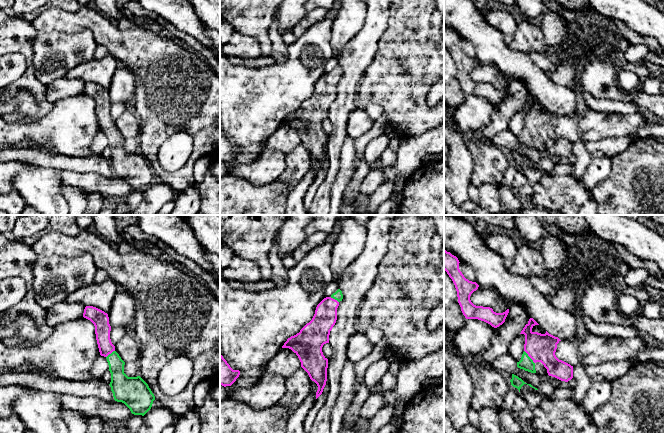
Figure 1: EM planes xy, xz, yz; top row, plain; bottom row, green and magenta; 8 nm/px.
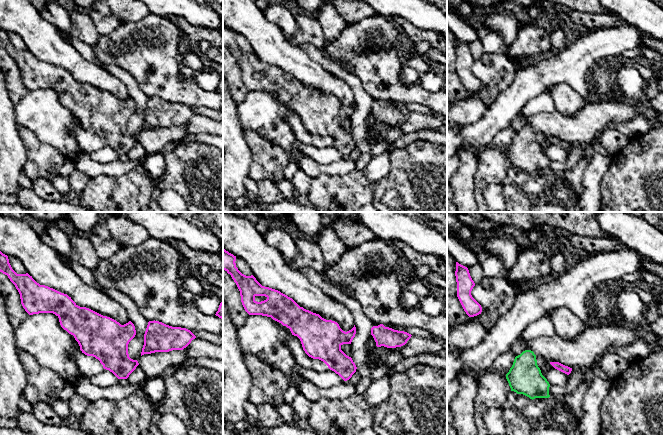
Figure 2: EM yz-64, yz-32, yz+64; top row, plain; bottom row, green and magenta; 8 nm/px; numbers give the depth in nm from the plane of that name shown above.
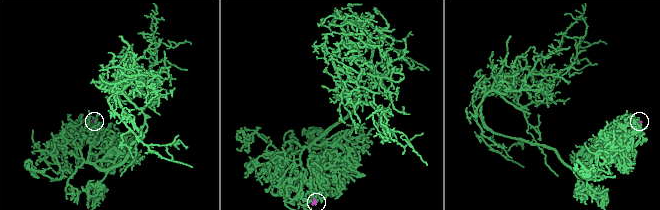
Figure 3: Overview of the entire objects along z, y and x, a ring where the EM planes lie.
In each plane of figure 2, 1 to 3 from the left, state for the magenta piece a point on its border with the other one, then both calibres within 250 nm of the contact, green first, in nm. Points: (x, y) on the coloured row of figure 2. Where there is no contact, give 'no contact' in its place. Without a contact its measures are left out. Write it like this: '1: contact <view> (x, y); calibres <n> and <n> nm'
1: no contact
2: no contact
3: no contact

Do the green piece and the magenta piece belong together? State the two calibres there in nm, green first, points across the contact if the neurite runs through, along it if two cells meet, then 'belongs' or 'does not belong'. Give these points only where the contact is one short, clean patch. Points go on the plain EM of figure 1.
calibres 110 and 220 nm; way yz (526, 139), (529, 133), (540, 123); belongs

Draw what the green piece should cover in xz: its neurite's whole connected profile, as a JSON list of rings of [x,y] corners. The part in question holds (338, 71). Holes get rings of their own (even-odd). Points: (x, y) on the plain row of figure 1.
[[[340,65],[324,74],[317,81],[312,96],[282,122],[291,125],[298,132],[301,143],[317,160],[316,175],[322,170],[327,157],[328,135],[323,131],[322,123],[329,119],[330,107],[336,99],[337,84],[342,75]]]

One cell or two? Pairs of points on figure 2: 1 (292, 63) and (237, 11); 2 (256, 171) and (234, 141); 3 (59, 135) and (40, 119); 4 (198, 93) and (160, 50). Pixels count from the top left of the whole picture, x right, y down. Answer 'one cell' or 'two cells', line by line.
1: one cell
2: two cells
3: one cell
4: one cell

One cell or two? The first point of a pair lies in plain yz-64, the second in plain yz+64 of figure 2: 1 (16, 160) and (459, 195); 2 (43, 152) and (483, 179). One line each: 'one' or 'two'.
1: one
2: one

